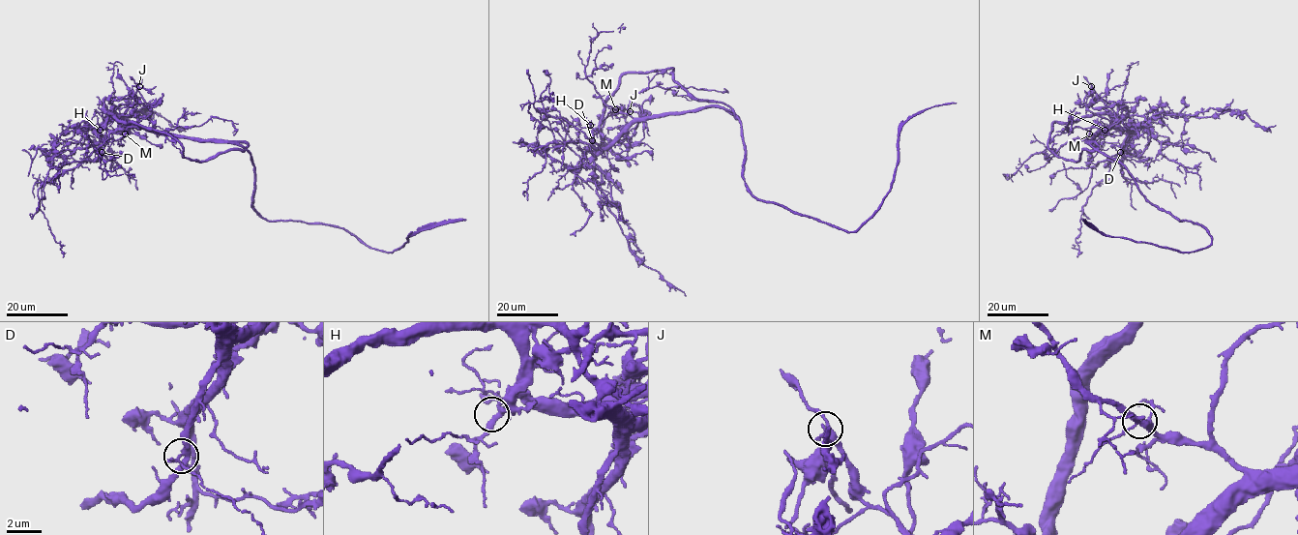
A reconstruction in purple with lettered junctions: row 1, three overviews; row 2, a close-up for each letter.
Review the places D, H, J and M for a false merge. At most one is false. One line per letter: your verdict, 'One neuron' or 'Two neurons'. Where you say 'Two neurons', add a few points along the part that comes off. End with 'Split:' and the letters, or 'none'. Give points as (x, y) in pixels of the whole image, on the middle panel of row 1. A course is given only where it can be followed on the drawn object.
D: One neuron
H: One neuron
J: One neuron
M: One neuron
Split: none

